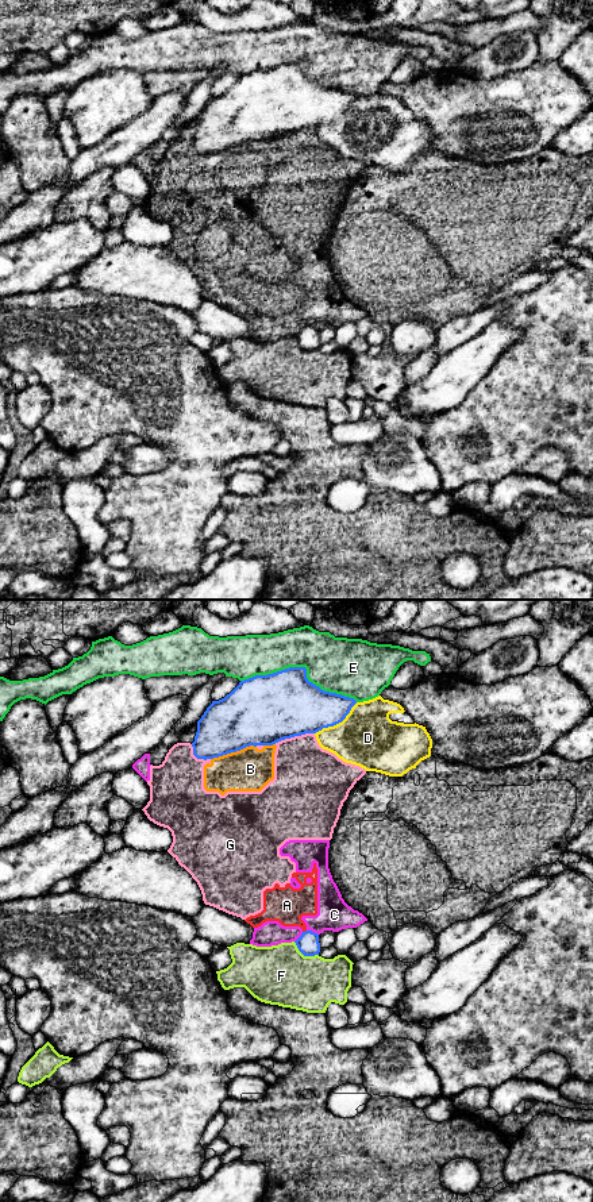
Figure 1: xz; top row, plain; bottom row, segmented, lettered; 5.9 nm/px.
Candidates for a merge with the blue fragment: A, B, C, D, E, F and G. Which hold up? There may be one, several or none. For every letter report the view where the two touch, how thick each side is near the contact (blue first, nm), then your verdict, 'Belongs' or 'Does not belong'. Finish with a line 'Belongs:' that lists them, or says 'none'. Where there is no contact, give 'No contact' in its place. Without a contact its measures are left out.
A: Touches blue in xz. Thickness 130 nm (blue) against 220 nm. Does not belong
B: Touches blue in xz. Thickness 360 nm (blue) against 260 nm. Does not belong
C: Touches blue in xz. Thickness 130 nm (blue) against 190 nm. Does not belong
D: Touches blue in xz. Thickness 320 nm (blue) against 360 nm. Does not belong
E: Touches blue in xz. Thickness 400 nm (blue) against 340 nm. Does not belong
F: Touches blue in xz. Thickness 130 nm (blue) against 360 nm. Does not belong
G: Touches blue in xz. Thickness 420 nm (blue) against 380 nm. Does not belong
Belongs: none

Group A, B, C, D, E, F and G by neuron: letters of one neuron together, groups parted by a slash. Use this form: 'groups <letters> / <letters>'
groups A B C G / D / E / F

